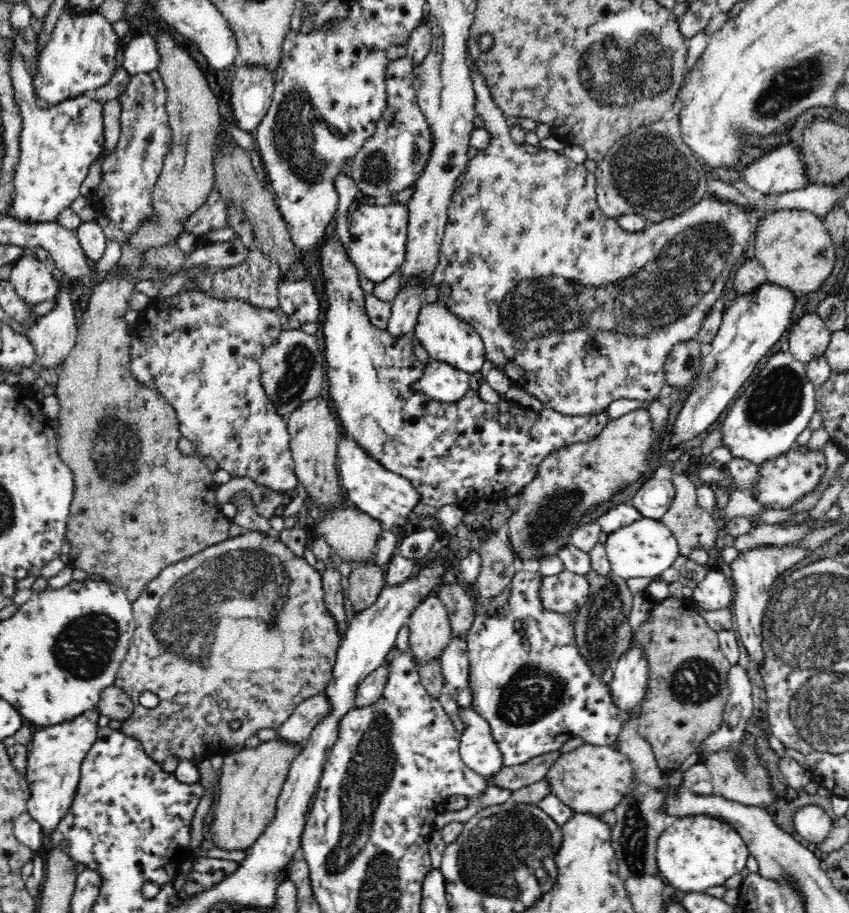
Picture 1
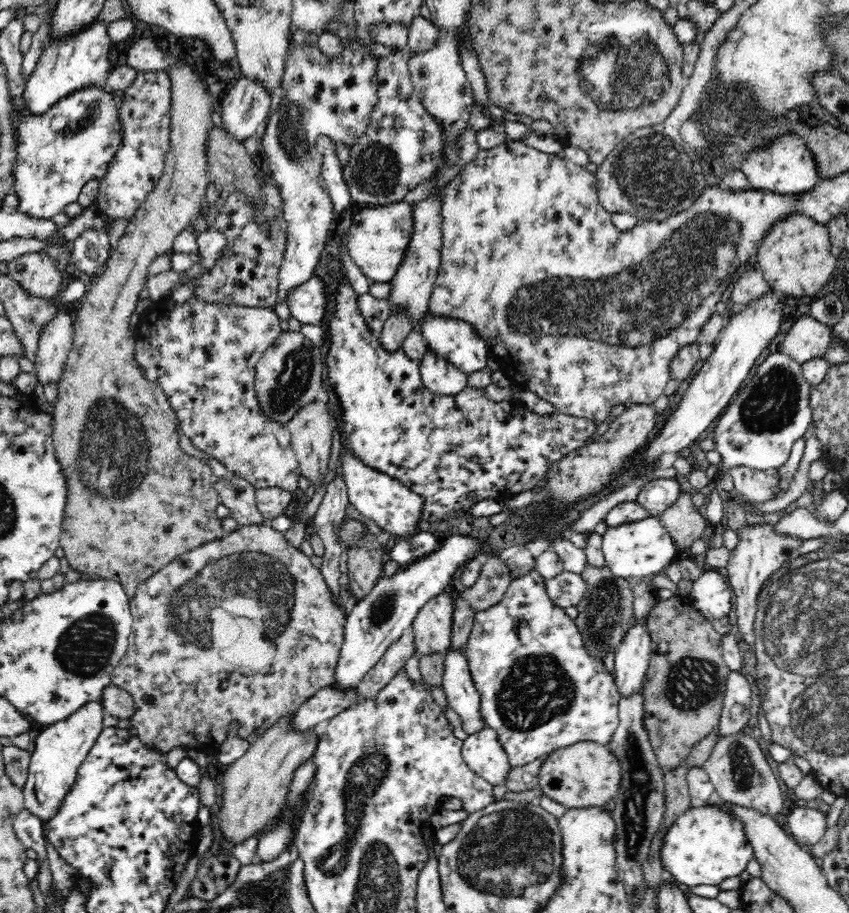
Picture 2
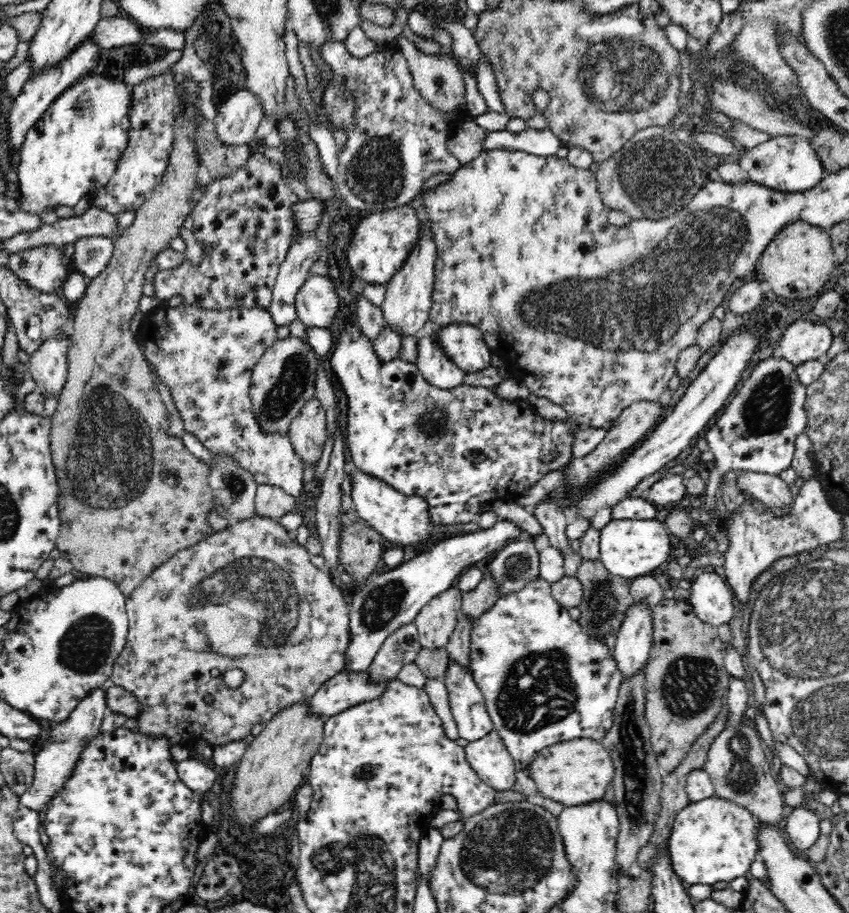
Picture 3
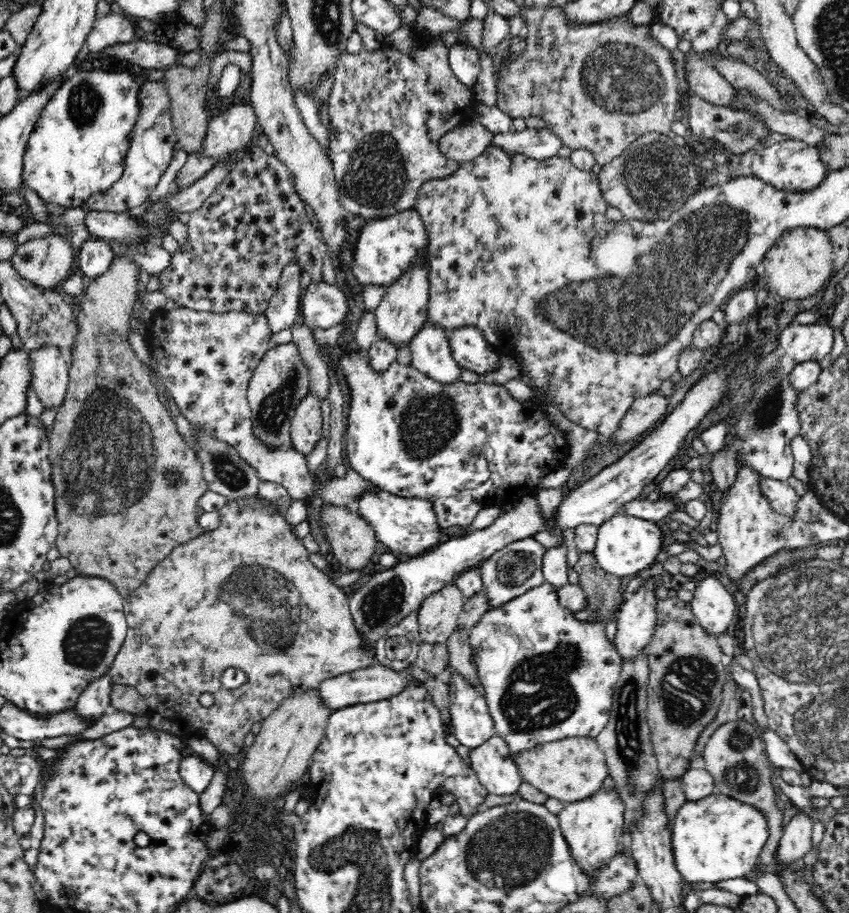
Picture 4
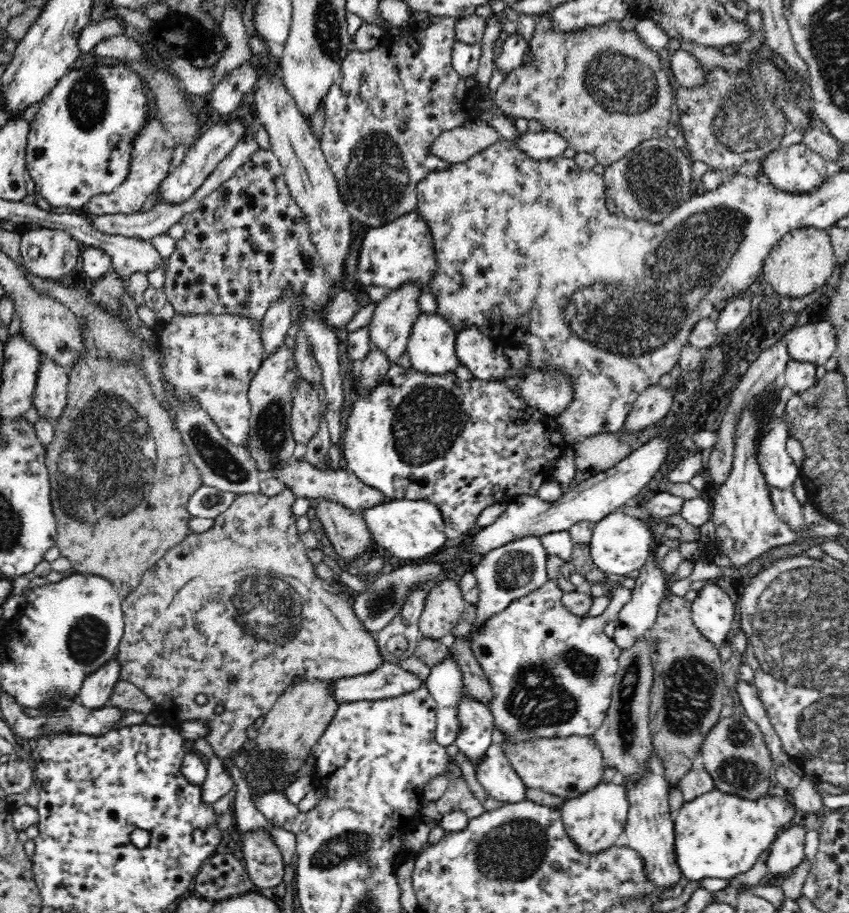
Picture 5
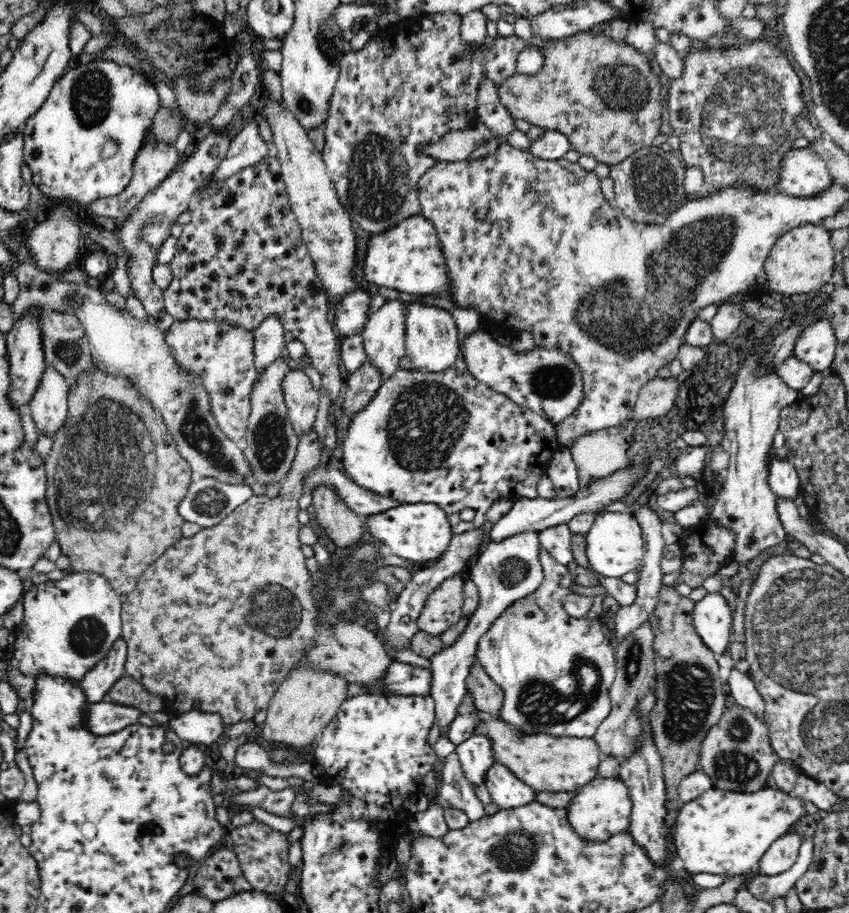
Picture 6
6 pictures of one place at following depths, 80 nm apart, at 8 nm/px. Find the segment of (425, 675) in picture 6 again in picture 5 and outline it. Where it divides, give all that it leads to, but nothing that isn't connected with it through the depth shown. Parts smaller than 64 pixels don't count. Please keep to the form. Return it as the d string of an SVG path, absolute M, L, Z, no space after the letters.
M384 662L374 672L335 679L333 693L336 700L342 703L394 698L410 691L420 690L424 686L425 681L415 673L405 670L400 664Z

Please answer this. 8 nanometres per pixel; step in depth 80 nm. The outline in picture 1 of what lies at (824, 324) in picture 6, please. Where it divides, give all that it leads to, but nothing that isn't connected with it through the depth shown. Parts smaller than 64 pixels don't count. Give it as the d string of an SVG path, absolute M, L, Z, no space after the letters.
M806 313L789 332L788 351L800 362L810 362L823 356L832 333L816 313Z

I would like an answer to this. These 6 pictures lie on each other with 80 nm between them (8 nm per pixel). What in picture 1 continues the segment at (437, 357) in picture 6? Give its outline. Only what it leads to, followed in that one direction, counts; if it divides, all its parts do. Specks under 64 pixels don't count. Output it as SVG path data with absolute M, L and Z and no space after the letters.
M433 358L425 363L422 372L417 387L431 400L459 405L462 396L470 389L470 374Z

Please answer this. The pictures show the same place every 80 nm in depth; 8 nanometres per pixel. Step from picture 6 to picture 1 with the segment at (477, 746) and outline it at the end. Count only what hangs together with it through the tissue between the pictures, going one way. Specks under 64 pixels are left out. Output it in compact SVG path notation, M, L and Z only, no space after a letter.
M451 638L439 657L448 694L456 700L460 710L472 710L473 696L469 685L469 657L467 642Z

